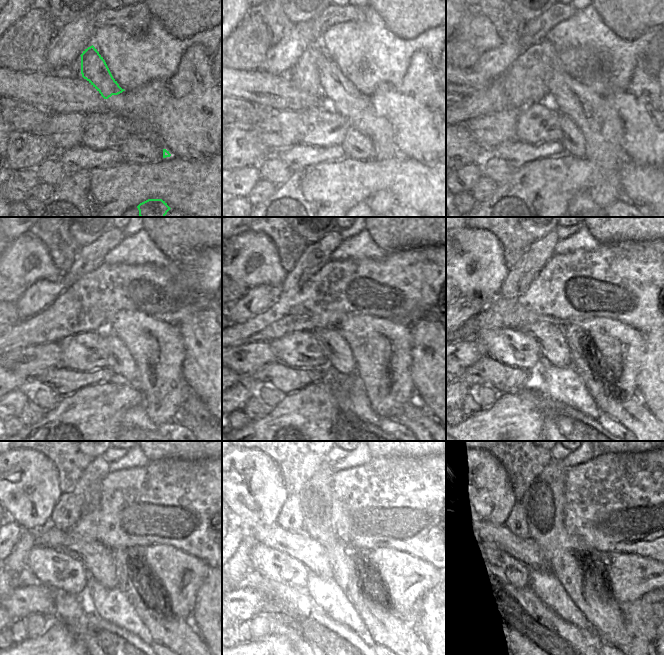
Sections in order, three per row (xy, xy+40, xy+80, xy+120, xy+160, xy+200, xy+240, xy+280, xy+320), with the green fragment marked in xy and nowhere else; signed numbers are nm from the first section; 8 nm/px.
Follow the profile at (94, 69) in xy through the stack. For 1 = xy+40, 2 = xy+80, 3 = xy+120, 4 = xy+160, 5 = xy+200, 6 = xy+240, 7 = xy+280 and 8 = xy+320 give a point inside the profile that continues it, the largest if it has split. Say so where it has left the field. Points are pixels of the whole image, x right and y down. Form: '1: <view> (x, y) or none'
1: xy+40 (342, 96)
2: xy+80 (567, 94)
3: xy+120 (168, 398)
4: xy+160 (394, 338)
5: xy+200 (625, 345)
6: xy+240 (182, 574)
7: xy+280 (408, 578)
8: xy+320 (632, 576)

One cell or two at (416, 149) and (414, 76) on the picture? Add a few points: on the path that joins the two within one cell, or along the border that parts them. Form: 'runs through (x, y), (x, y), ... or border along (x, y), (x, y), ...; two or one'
runs through (416, 131), (416, 94); one

